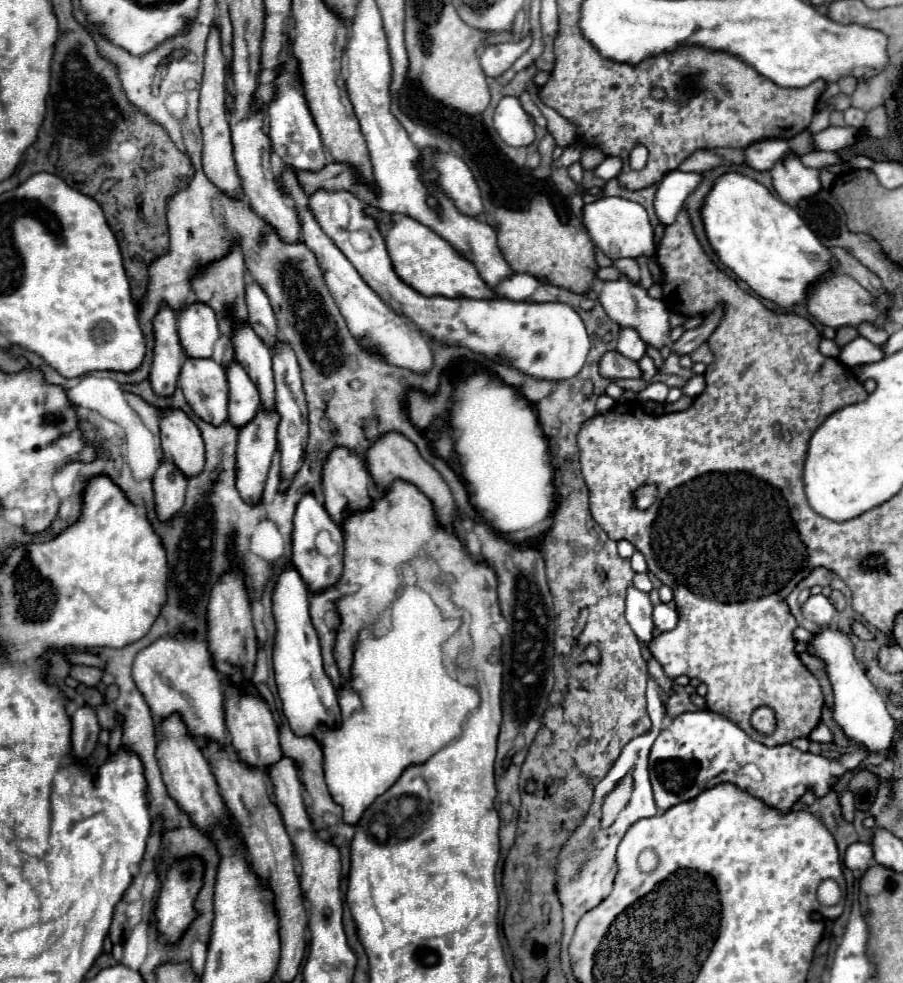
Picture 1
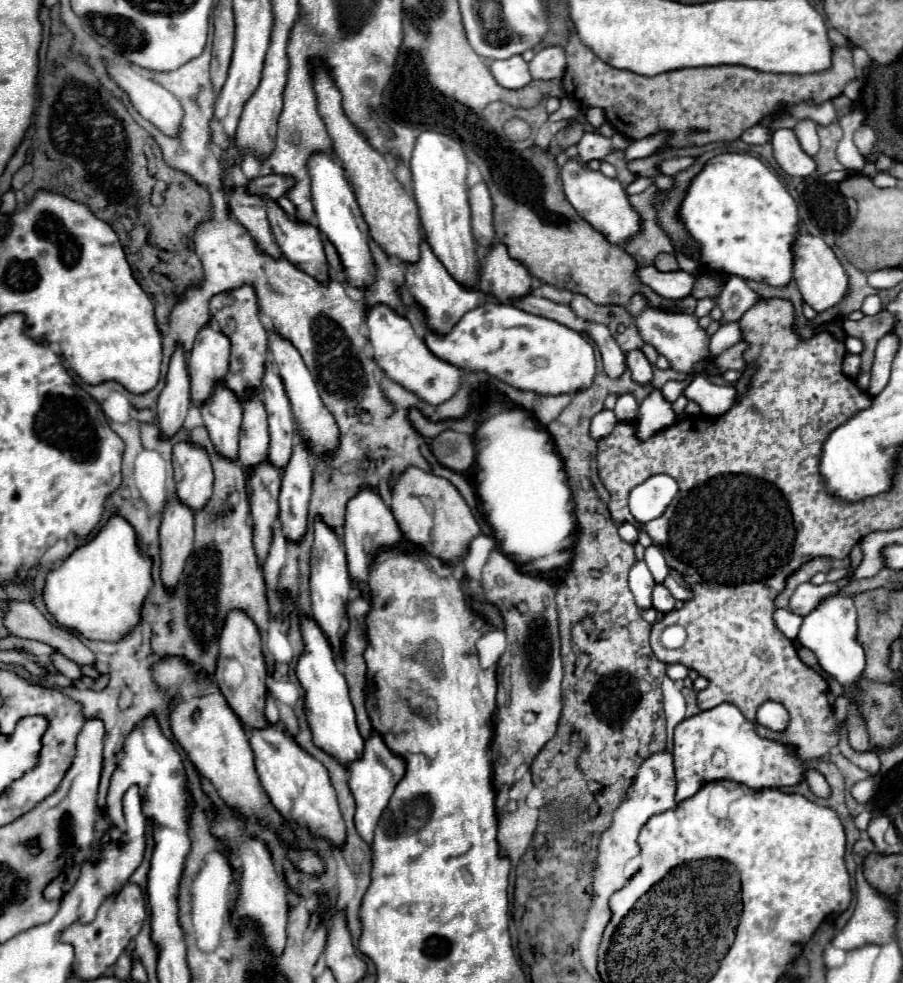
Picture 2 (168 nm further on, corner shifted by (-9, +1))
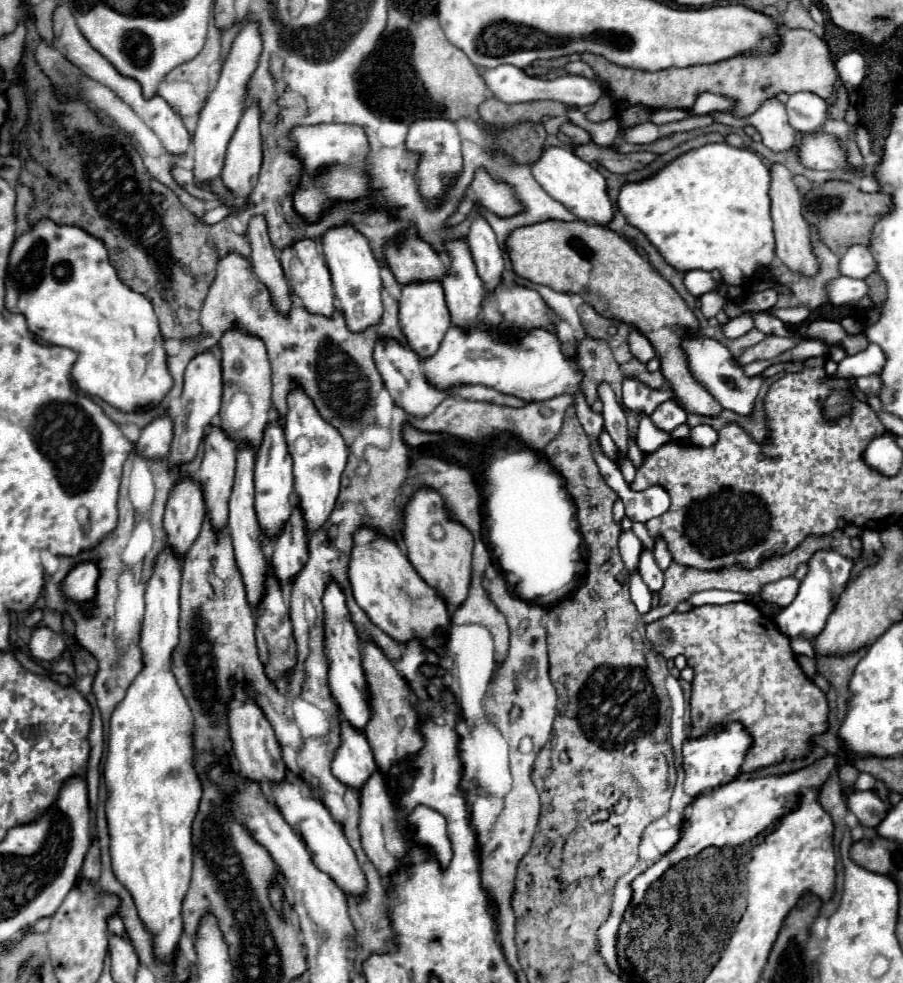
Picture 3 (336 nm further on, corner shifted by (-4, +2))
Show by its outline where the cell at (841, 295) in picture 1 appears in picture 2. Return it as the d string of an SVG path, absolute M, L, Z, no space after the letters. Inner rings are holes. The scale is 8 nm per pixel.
M800 223L800 231L796 235L796 243L792 247L792 255L796 259L794 263L794 281L800 287L802 299L814 309L814 311L826 311L832 305L836 305L838 301L842 301L842 297L848 291L848 275L842 269L840 261L836 259L834 251L824 243L822 237L810 235L804 227L804 223Z

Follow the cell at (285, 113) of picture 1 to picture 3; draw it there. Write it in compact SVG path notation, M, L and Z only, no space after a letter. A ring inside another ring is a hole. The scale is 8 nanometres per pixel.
M341 222L337 226L331 226L323 236L321 236L321 246L323 254L331 272L333 288L335 288L335 298L339 302L339 310L343 312L349 330L361 332L371 324L377 324L383 306L381 306L381 272L379 264L365 240L365 236L351 224L351 222Z

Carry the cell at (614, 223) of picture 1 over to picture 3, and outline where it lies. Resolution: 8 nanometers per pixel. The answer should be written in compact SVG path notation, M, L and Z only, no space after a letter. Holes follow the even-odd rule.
M547 148L543 156L531 166L535 180L579 220L607 226L613 220L613 202L607 194L607 182L599 170L583 162L573 150Z

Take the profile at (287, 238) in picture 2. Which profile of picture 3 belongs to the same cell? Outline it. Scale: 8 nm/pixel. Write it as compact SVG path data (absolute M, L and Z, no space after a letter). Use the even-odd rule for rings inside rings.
M303 238L303 240L295 240L291 246L285 246L281 250L281 266L285 270L285 278L291 284L293 294L301 300L301 304L311 310L313 314L325 314L331 316L333 314L333 284L331 284L331 276L329 276L329 268L325 264L323 252L319 248L319 244L315 240Z

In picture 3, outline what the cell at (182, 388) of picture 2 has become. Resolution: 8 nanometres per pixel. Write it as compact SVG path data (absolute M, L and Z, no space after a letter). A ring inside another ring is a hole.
M163 410L161 416L157 416L143 428L139 442L135 444L135 450L145 458L167 458L171 442L173 442L173 418L169 416L167 410Z

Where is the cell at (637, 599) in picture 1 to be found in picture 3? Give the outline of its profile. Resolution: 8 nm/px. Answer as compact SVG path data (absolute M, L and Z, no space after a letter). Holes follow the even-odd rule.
M621 532L619 550L621 550L621 560L625 564L625 570L629 574L635 574L639 570L639 558L643 552L643 546L637 540L637 536L633 532Z

